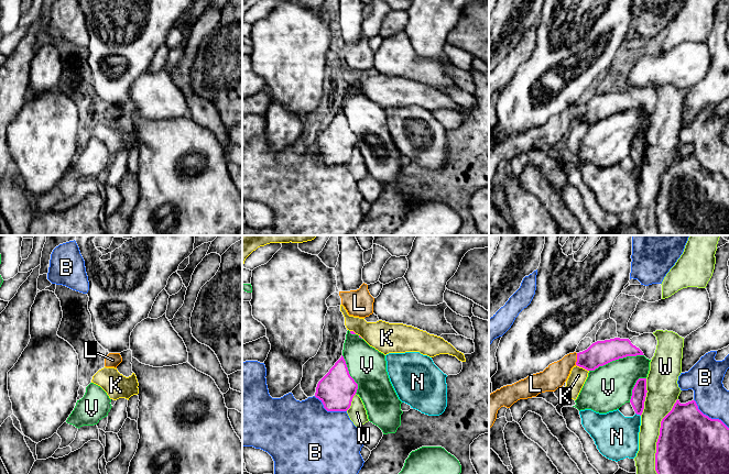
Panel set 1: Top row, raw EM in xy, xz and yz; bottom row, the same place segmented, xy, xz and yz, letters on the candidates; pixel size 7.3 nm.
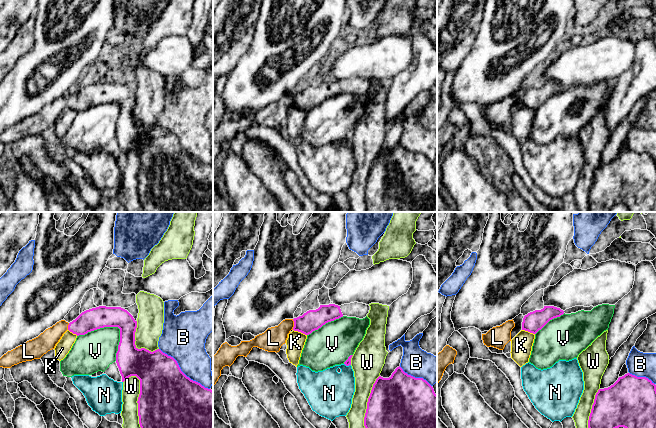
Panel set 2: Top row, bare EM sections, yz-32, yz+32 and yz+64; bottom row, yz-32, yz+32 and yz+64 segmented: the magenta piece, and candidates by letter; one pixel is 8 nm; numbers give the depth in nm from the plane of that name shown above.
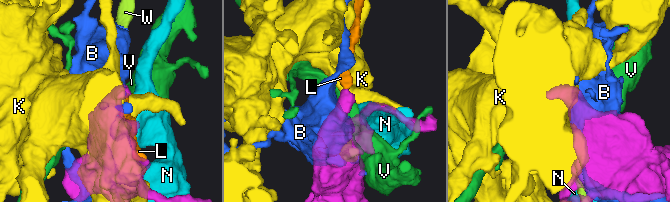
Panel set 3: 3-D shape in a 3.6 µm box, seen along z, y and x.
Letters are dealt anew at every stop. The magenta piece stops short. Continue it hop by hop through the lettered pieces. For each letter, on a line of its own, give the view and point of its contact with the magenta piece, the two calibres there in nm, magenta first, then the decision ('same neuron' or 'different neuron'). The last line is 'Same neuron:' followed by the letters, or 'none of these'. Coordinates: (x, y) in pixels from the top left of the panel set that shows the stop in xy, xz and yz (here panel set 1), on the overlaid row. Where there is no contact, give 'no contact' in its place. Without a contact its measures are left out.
B: contact yz (708, 417); calibres 460 and 240 nm; different neuron
K: contact yz (583, 367); calibres 180 and 130 nm; different neuron
L: contact yz (577, 359); calibres 180 and 170 nm; same neuron
N: contact yz (638, 414); calibres 110 and 320 nm; different neuron
V: contact yz (616, 359); calibres 180 and 320 nm; different neuron
W: contact yz (659, 436); calibres 460 and 200 nm; different neuron
Same neuron: L

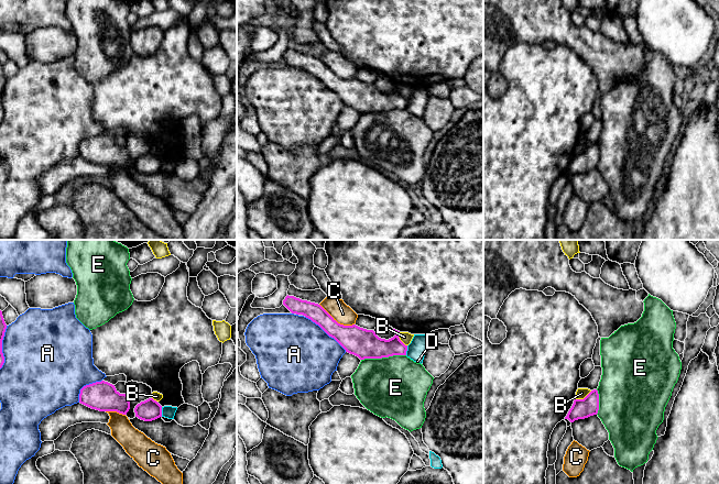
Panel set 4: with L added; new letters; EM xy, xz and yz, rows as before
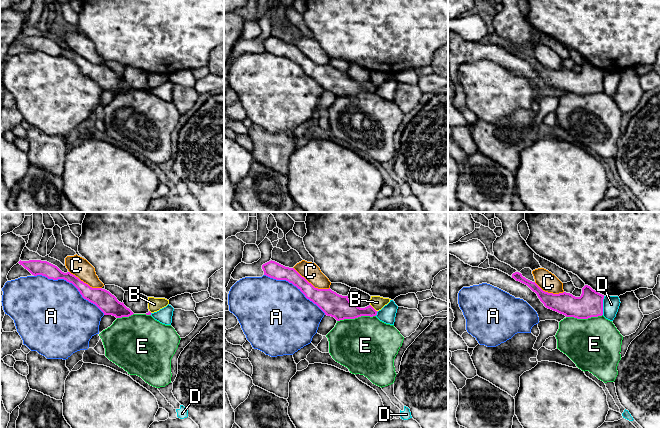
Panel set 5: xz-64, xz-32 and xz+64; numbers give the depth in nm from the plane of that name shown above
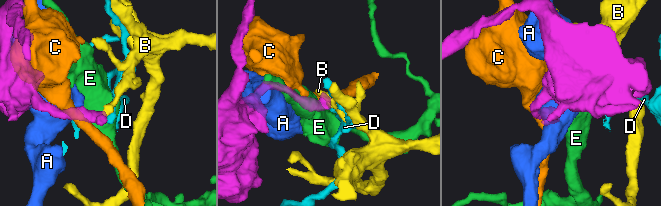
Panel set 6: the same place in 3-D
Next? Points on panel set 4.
A: contact xz (326, 332); calibres 200 and 500 nm; different neuron
B: contact yz (585, 397); calibres 140 and 80 nm; different neuron
C: contact xz (336, 321); calibres 200 and 140 nm; different neuron
D: contact xy (161, 411); calibres 160 and 90 nm; different neuron
E: contact xz (383, 356); calibres 220 and 460 nm; different neuron
Same neuron: none of these

